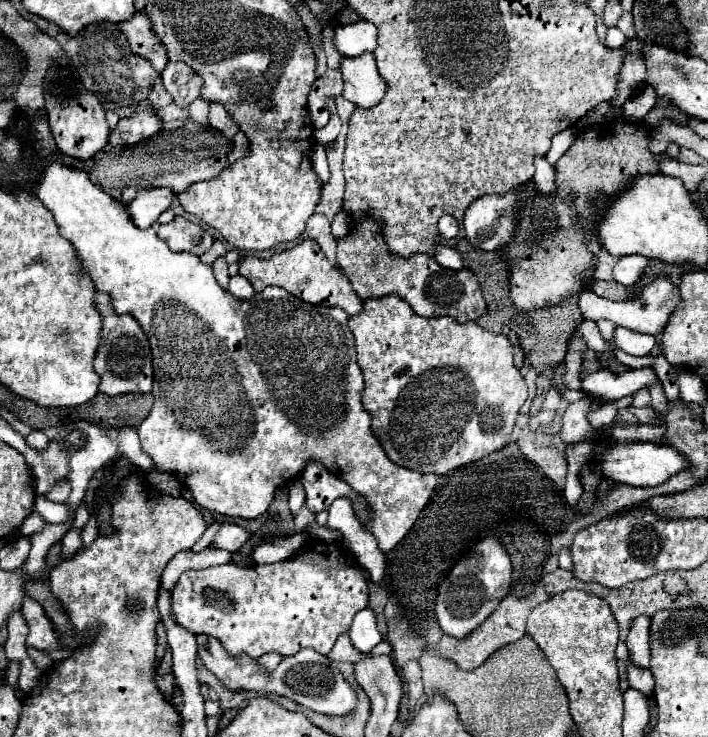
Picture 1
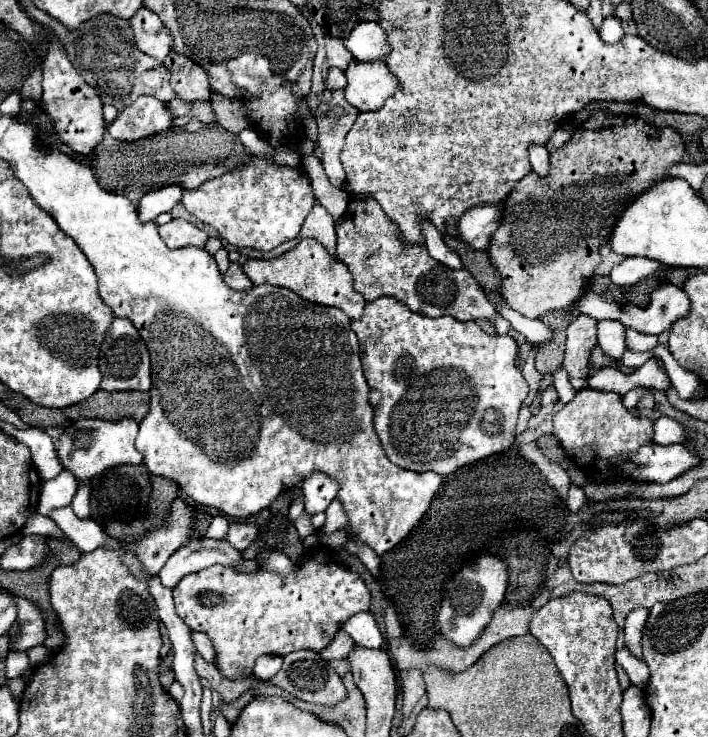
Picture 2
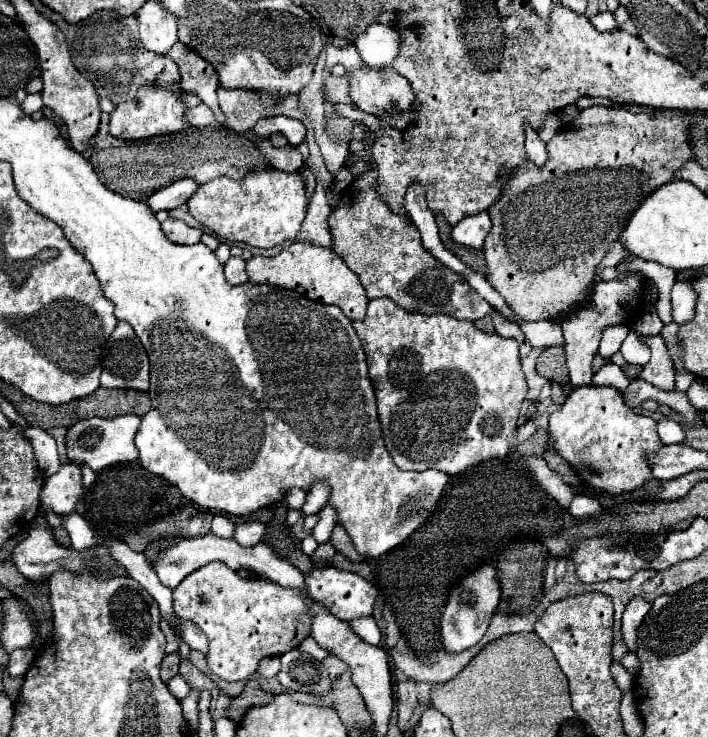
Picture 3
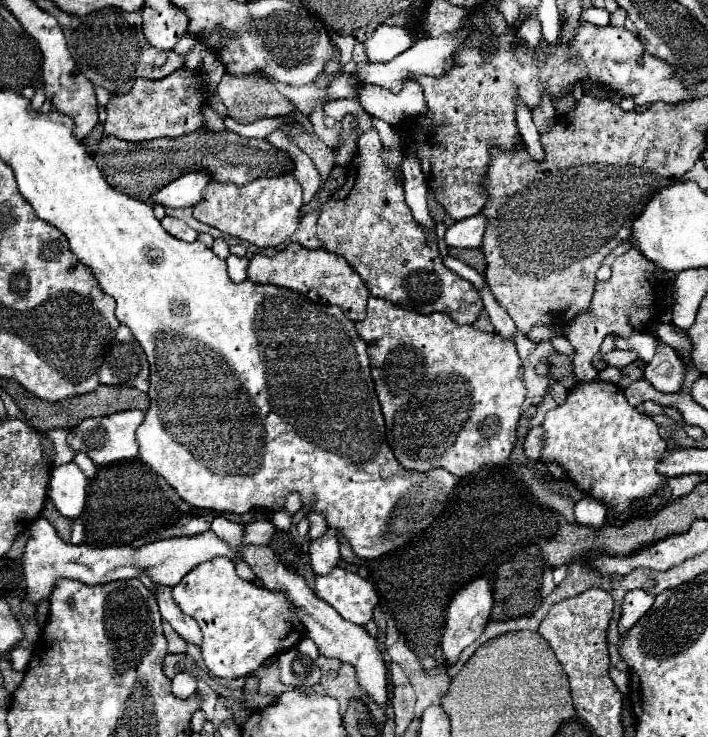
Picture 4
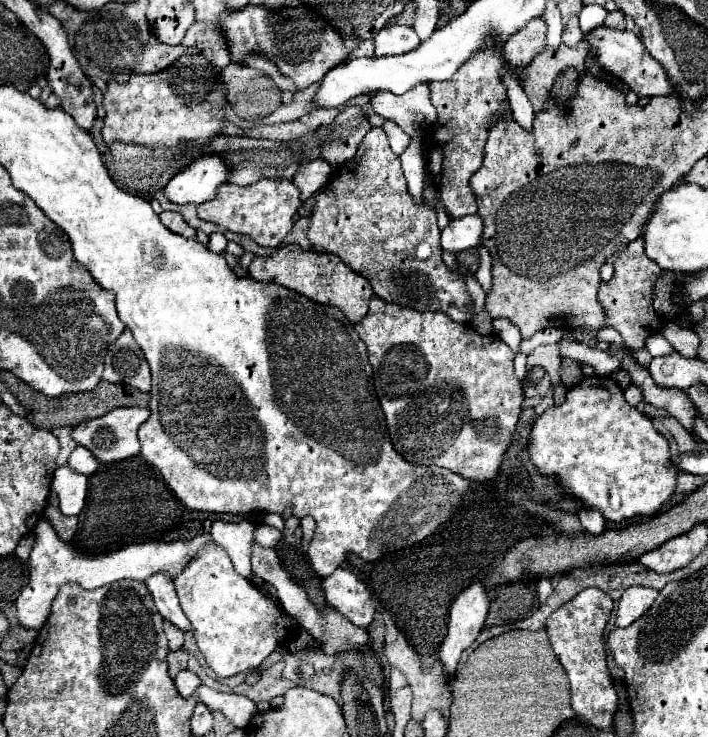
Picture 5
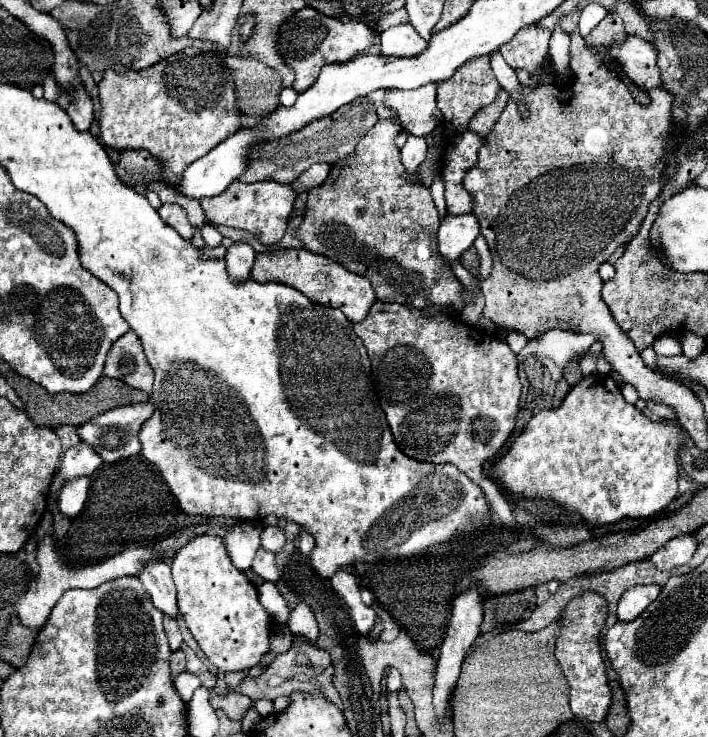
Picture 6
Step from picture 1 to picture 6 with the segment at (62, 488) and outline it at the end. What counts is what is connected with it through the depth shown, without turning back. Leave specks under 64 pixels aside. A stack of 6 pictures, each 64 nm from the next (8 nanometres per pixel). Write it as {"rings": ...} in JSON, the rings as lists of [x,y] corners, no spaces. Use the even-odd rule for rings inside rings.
{"rings":[[[76,478],[74,482],[68,482],[58,500],[60,512],[68,518],[74,518],[84,508],[88,490],[90,490],[90,478]]]}

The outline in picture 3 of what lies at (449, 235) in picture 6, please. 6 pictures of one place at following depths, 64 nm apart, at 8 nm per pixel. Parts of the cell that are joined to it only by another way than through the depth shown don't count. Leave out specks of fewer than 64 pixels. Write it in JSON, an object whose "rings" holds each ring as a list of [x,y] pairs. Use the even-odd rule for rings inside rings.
{"rings":[[[480,212],[474,216],[462,218],[450,232],[450,238],[456,244],[464,244],[468,248],[480,248],[476,244],[484,244],[484,238],[490,230],[490,216],[488,212]]]}

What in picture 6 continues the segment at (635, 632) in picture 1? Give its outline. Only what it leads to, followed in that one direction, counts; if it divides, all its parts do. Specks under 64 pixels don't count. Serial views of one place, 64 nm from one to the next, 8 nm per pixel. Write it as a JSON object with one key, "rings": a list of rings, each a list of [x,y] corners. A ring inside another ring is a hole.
{"rings":[[[654,584],[628,588],[618,602],[618,618],[624,622],[638,618],[656,600],[658,594],[660,594],[660,586]]]}

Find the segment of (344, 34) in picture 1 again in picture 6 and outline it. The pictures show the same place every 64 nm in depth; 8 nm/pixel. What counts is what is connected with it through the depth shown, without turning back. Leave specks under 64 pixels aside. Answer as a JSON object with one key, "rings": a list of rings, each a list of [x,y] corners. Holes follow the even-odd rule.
{"rings":[[[400,24],[380,32],[380,48],[386,56],[412,56],[426,50],[426,40],[416,32],[412,24]]]}

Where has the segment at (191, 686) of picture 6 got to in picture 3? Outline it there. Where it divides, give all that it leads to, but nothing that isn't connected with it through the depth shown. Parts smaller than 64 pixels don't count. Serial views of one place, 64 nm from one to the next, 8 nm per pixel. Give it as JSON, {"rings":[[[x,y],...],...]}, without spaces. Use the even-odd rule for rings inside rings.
{"rings":[[[176,674],[176,676],[168,682],[168,688],[170,688],[170,692],[172,692],[178,700],[182,700],[182,698],[186,696],[186,692],[190,692],[190,684],[188,684],[180,674]]]}

